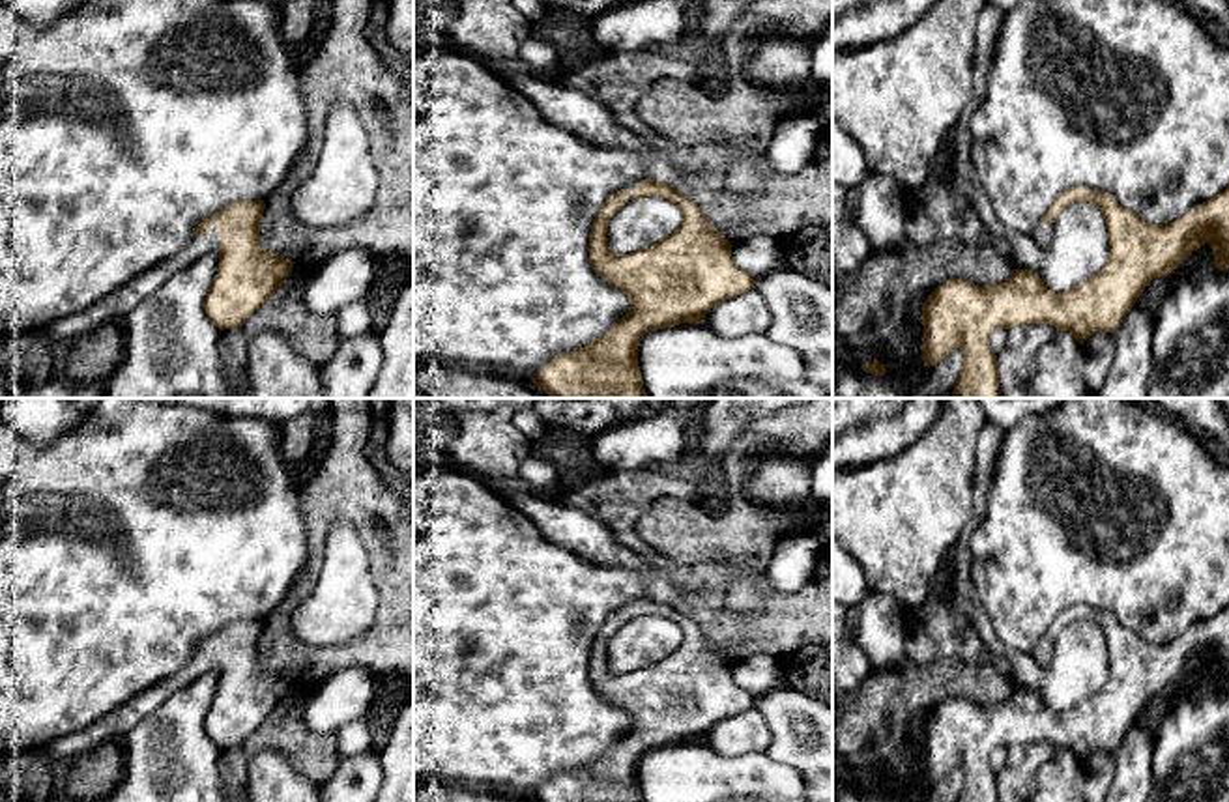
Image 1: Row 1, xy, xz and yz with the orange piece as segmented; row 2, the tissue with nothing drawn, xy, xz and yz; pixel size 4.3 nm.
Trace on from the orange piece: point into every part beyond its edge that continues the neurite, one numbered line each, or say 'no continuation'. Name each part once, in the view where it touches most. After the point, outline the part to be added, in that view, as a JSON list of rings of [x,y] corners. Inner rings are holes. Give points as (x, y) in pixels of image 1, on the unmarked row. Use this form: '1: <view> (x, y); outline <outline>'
1: xy (113, 728); outline [[[211,643],[208,652],[195,652],[180,671],[146,688],[86,729],[64,735],[39,750],[49,753],[58,765],[69,763],[105,742],[122,744],[125,735],[150,716],[170,694],[191,682],[206,669],[219,667],[221,662],[223,658],[217,654],[215,643]]]

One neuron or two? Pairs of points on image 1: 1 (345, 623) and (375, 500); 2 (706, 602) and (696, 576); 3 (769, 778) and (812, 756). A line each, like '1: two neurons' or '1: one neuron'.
1: two neurons
2: one neuron
3: two neurons

